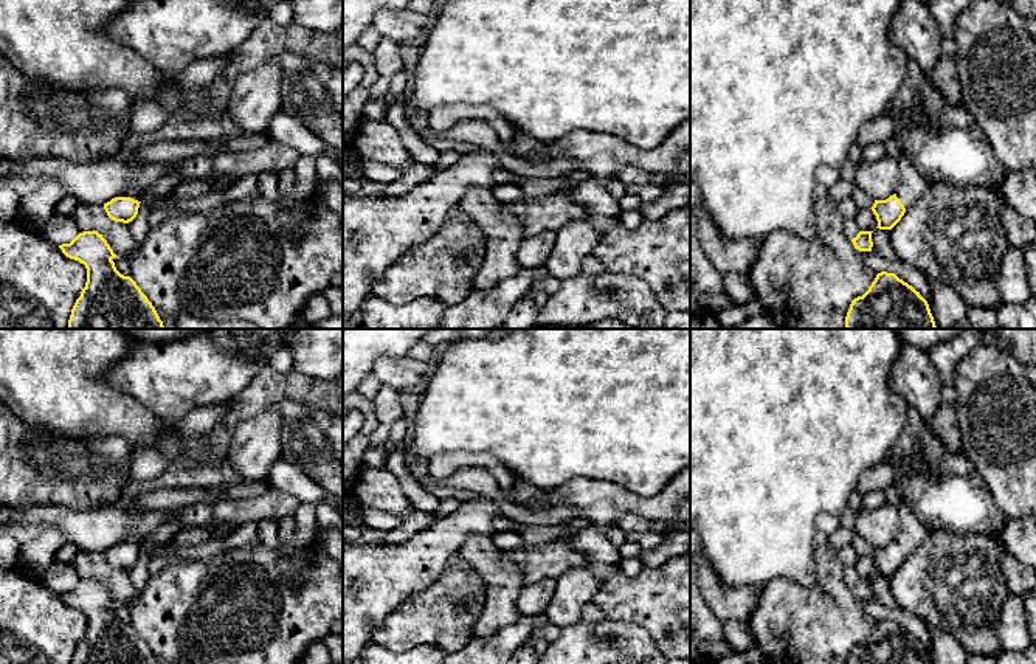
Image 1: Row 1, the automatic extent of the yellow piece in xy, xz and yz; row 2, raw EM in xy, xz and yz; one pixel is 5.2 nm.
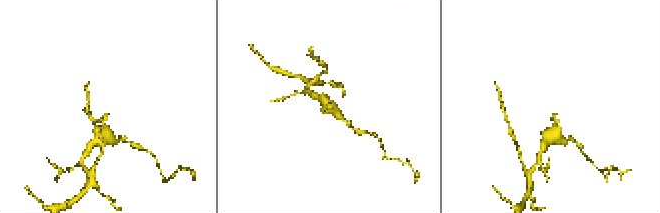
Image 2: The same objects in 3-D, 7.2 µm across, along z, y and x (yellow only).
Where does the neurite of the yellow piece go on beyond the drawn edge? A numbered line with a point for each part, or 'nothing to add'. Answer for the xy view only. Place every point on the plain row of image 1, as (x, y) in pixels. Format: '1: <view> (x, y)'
1: xy (134, 540)

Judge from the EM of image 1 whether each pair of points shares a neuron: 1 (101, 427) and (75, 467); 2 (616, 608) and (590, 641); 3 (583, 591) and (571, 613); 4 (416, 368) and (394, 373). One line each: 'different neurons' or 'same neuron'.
1: different neurons
2: different neurons
3: same neuron
4: same neuron

